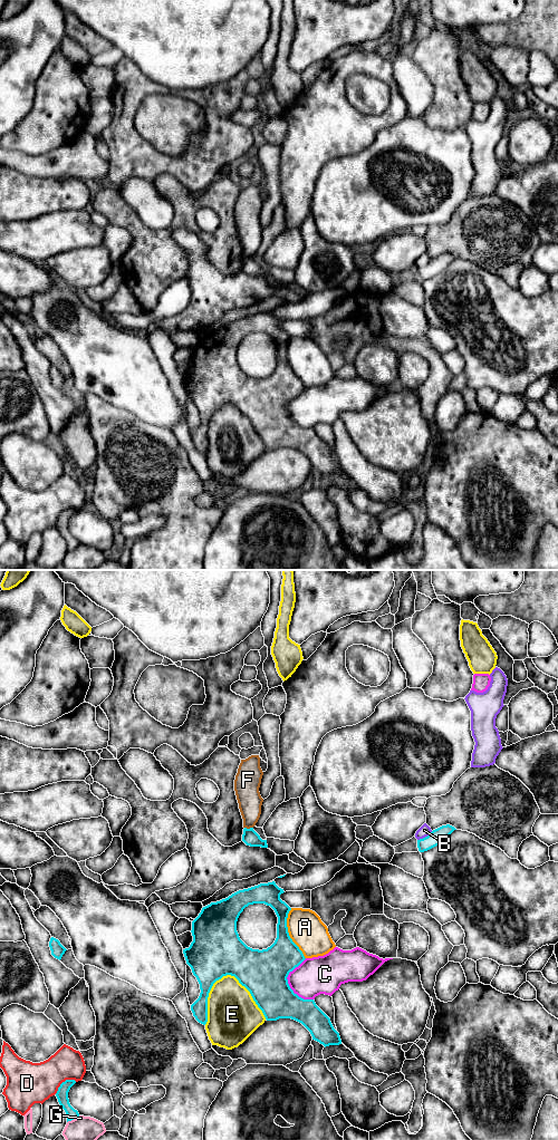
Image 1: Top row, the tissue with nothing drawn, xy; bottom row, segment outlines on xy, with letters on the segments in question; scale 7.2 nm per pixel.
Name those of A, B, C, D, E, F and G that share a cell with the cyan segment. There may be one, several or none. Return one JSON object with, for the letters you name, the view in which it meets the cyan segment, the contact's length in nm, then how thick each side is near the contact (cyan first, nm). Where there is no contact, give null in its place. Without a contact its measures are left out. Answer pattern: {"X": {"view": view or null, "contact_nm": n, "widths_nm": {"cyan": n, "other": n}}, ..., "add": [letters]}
{"add": []}

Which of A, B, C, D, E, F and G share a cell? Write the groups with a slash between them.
A / B / C / D / E / F / G

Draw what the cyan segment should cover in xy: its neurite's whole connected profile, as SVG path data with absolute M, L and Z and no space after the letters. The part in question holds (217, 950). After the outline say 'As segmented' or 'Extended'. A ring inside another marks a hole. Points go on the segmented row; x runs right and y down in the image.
M275 881L239 890L225 899L202 908L199 916L192 921L193 941L189 948L183 949L186 964L200 984L200 996L191 1005L195 1020L205 1025L208 1022L208 997L213 984L223 976L234 976L239 983L251 994L267 1021L291 1018L301 1023L311 1034L312 1040L325 1047L339 1045L339 1033L334 1028L330 1018L316 1005L314 999L304 999L290 988L288 975L306 958L299 947L292 941L287 927L287 918L291 908L280 899L283 889ZM253 904L270 906L277 917L277 938L267 949L252 949L239 937L237 921L246 907Z. As segmented

